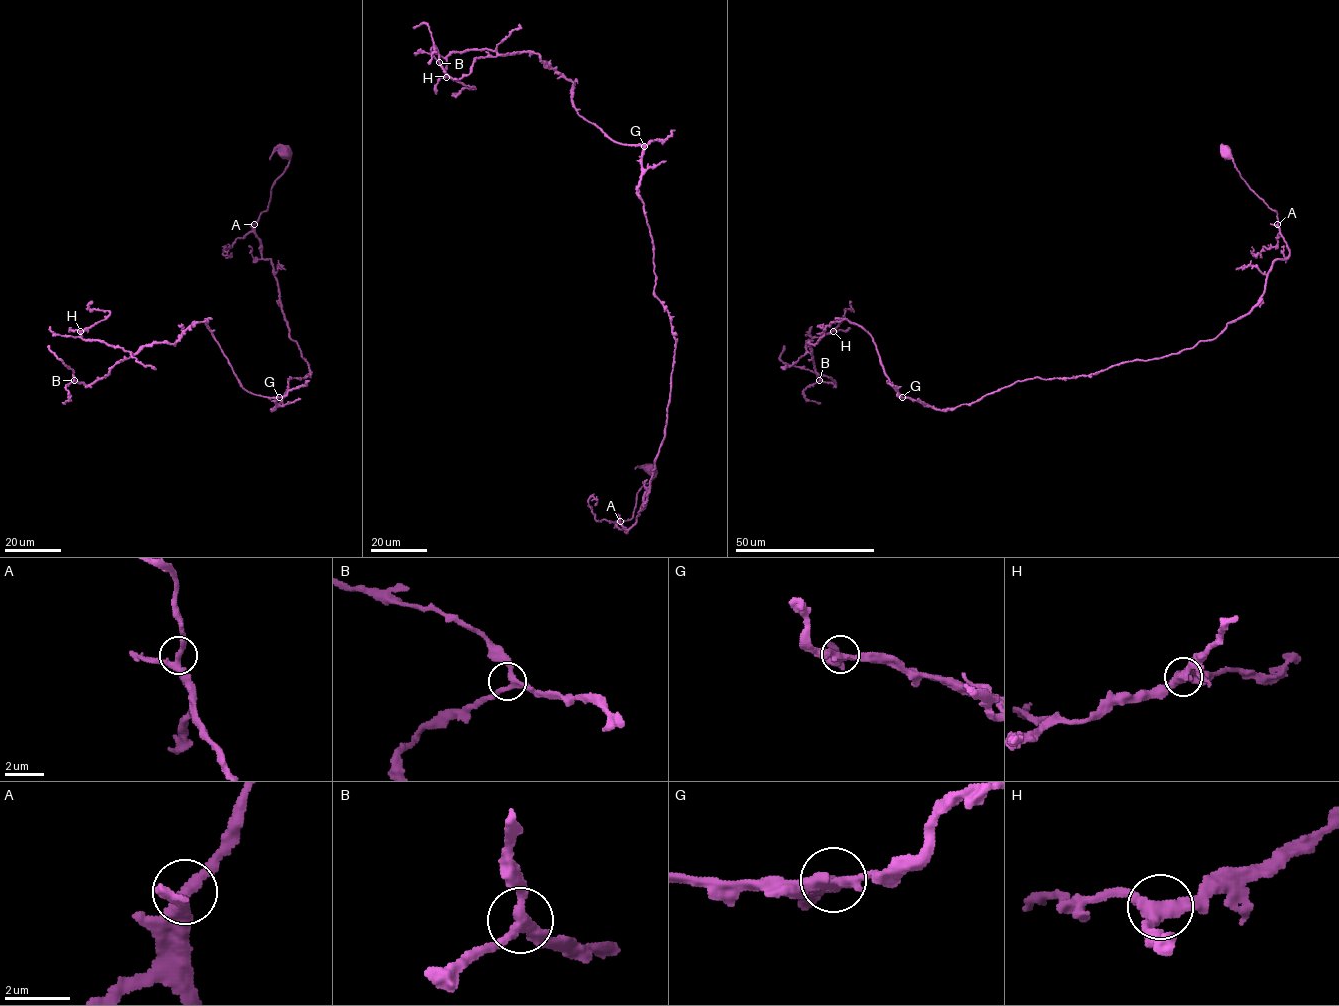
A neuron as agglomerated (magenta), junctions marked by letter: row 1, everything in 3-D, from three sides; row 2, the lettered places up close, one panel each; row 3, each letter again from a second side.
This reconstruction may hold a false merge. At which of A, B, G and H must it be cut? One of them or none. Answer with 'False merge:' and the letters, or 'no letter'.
False merge: no letter

